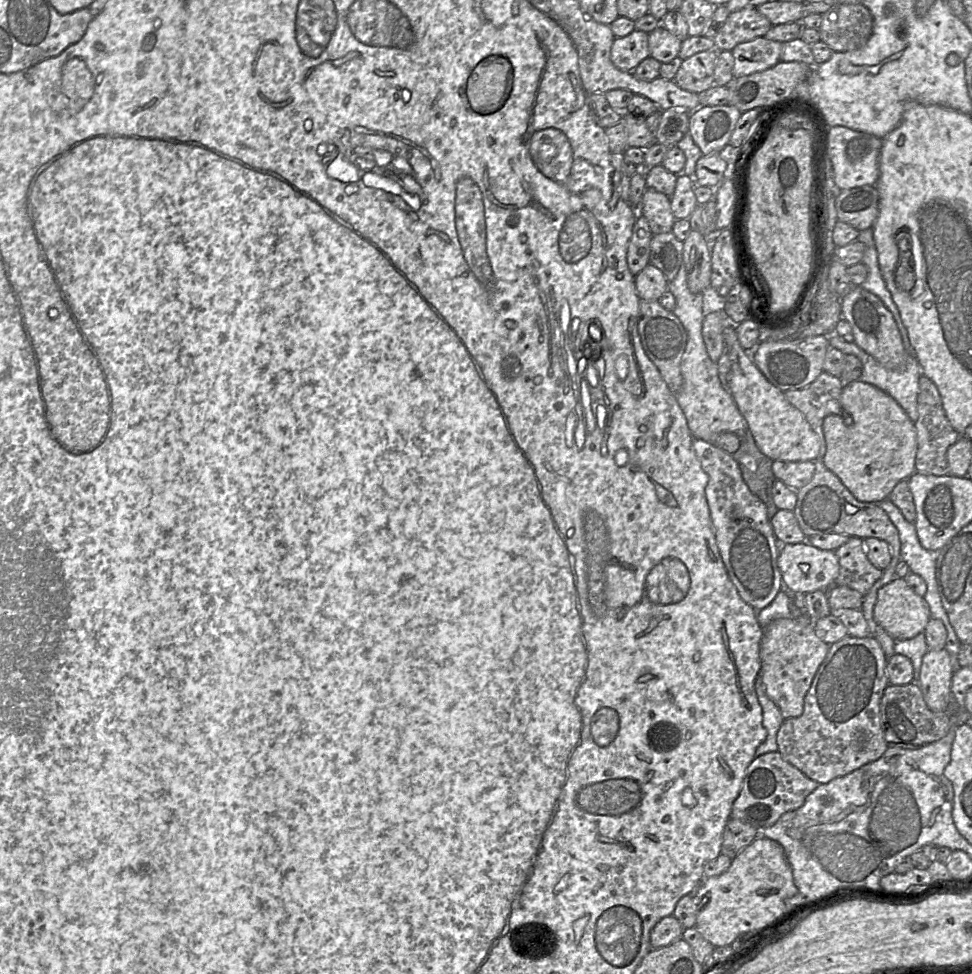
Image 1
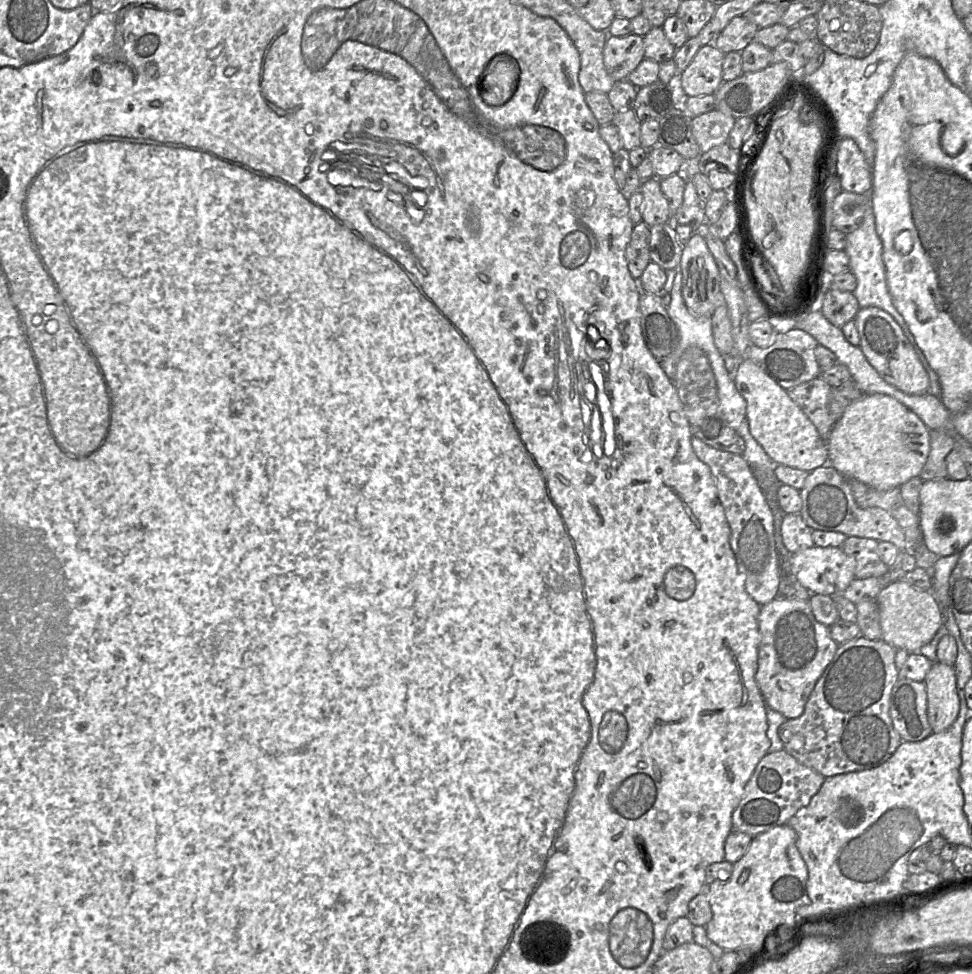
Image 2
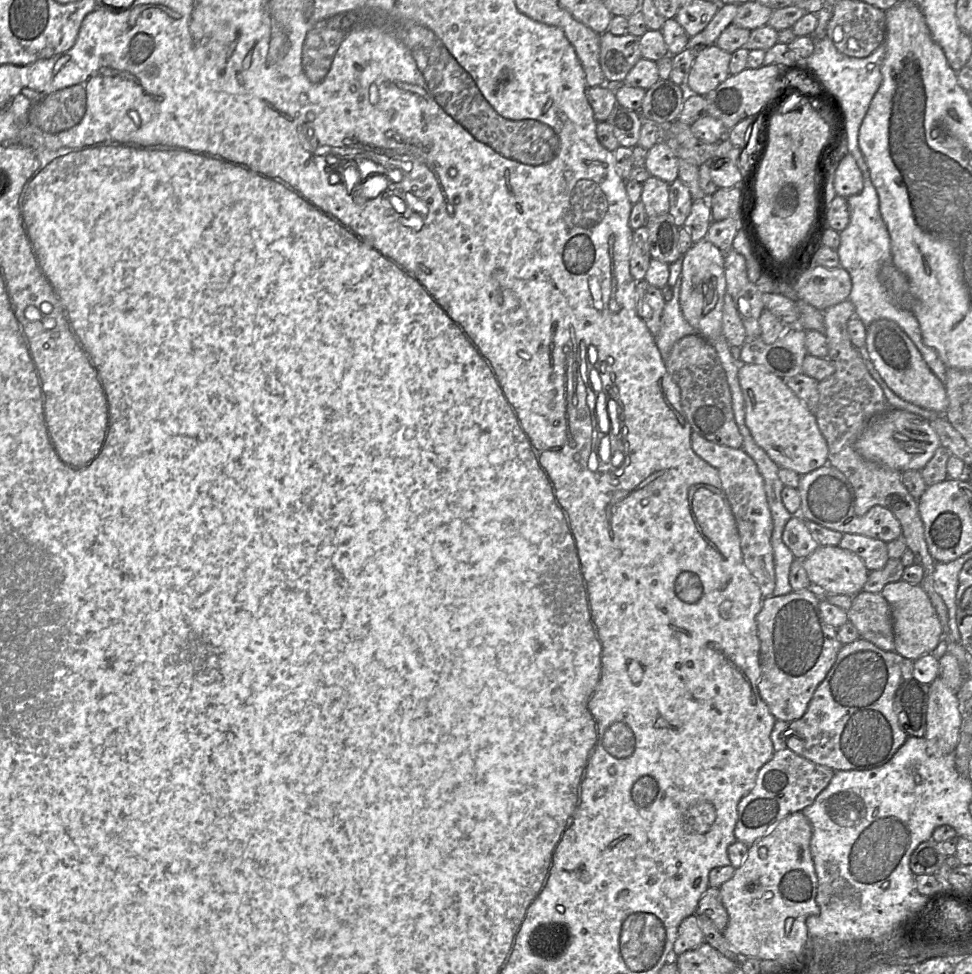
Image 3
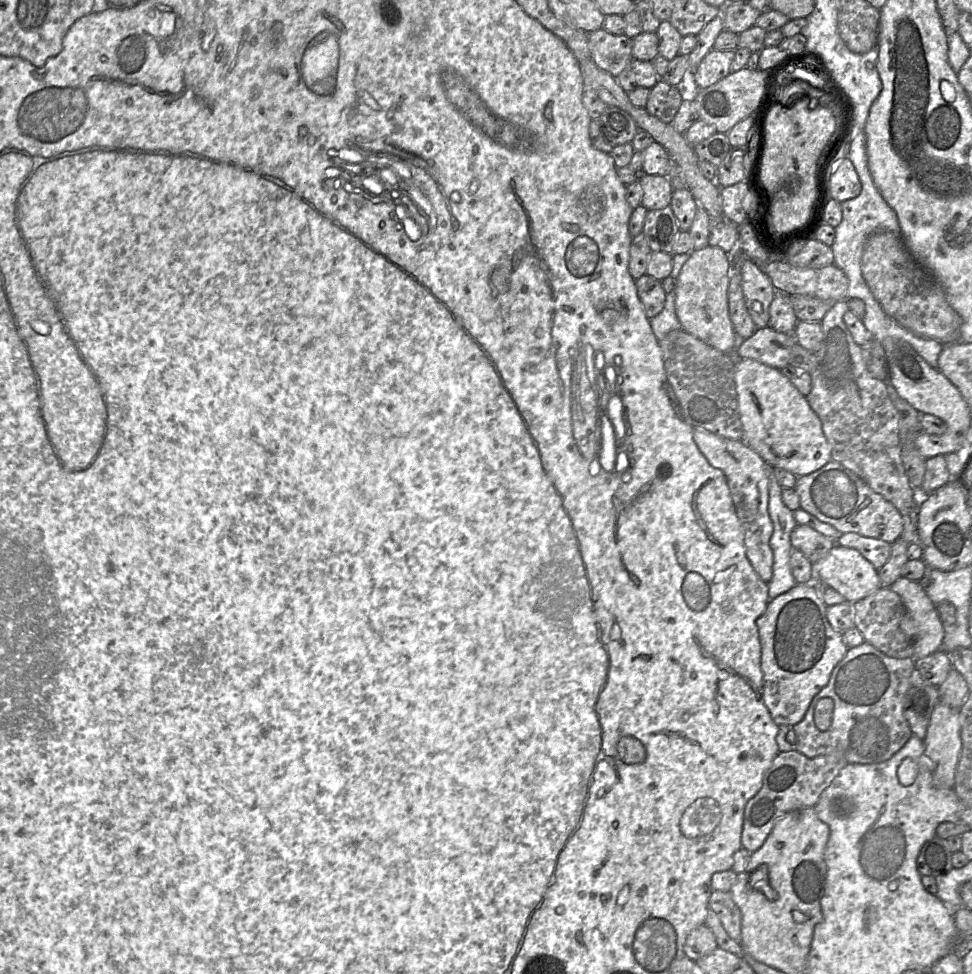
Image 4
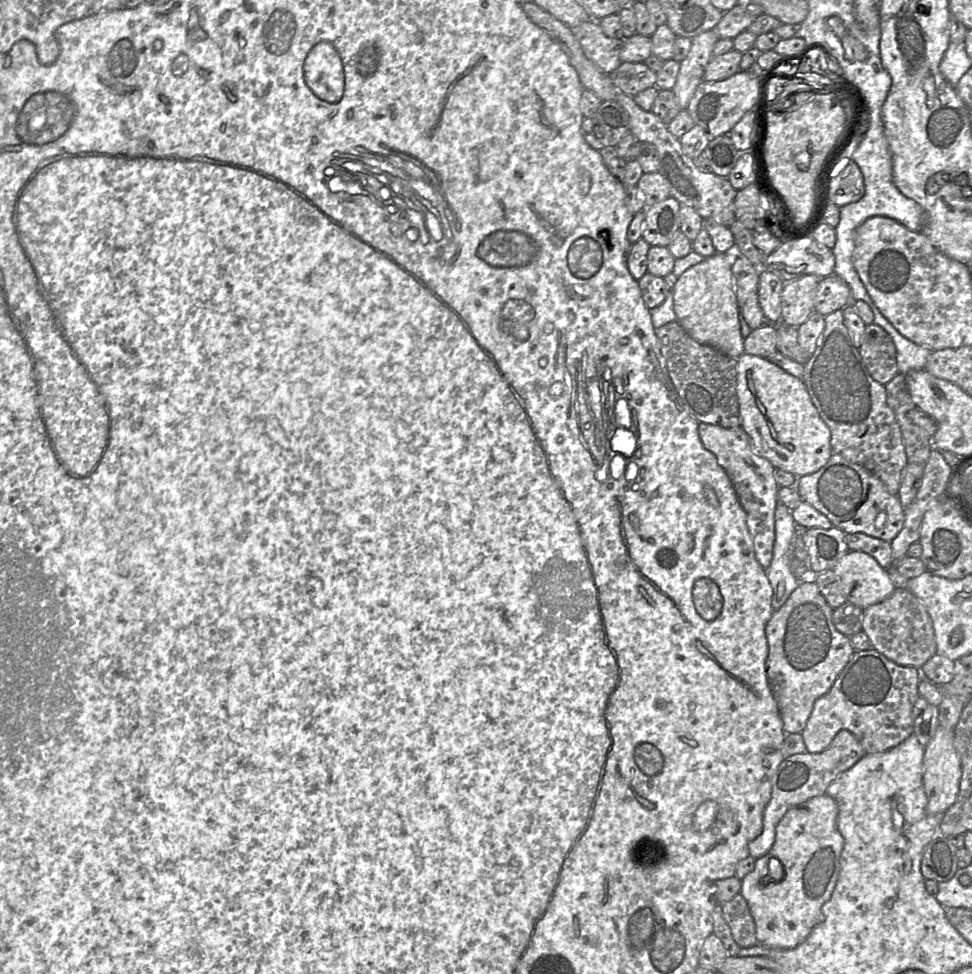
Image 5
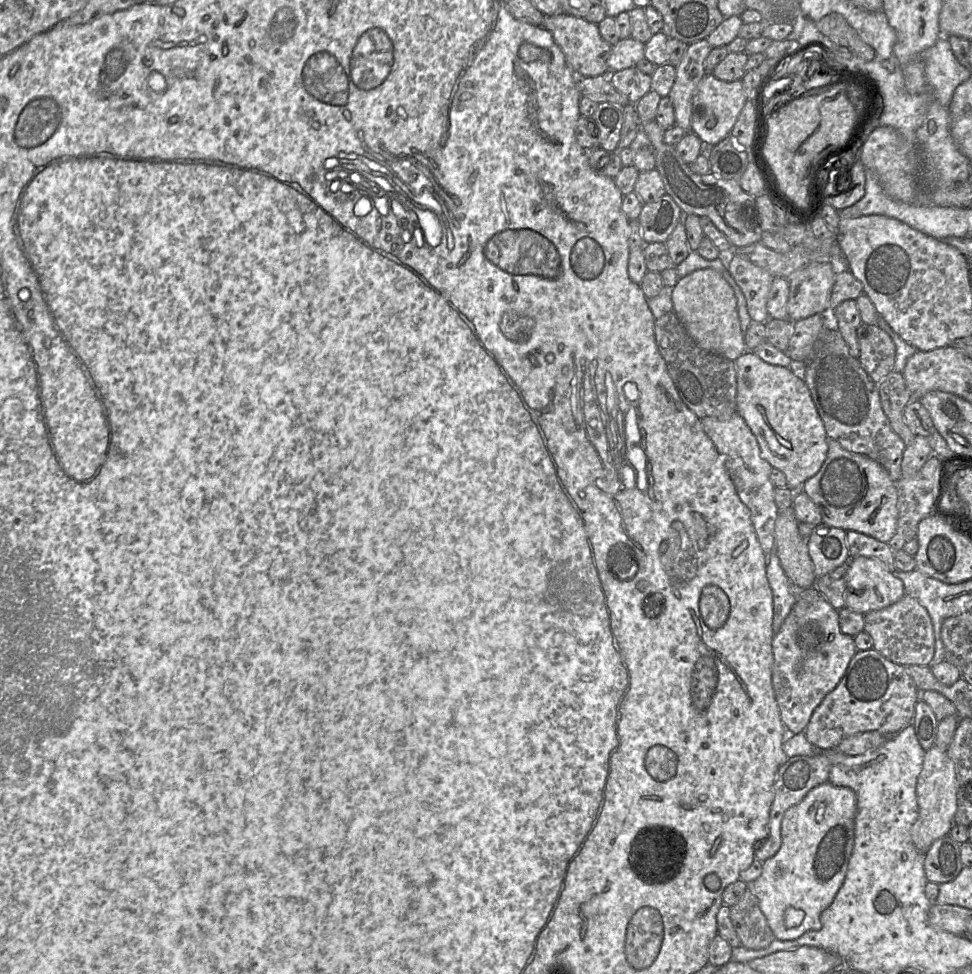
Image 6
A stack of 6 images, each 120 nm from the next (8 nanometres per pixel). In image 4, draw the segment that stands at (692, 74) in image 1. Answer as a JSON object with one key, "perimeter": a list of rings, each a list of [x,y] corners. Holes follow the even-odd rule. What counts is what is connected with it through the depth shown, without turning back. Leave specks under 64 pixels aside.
{"perimeter":[[[712,49],[700,62],[693,74],[691,88],[704,89],[720,81],[731,73],[735,51]]]}

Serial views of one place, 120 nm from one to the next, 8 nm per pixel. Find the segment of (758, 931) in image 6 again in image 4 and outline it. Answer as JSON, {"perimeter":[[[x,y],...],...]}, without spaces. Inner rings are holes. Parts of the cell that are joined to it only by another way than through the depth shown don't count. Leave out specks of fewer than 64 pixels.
{"perimeter":[[[713,890],[708,906],[718,915],[728,936],[740,943],[741,912],[733,901],[730,891]]]}

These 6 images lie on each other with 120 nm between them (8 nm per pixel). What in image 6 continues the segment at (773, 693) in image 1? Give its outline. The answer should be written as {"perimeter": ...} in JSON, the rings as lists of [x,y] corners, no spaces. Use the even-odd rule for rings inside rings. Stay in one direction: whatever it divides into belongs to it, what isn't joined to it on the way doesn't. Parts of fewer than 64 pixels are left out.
{"perimeter":[[[816,586],[796,589],[795,598],[790,613],[772,641],[772,685],[787,735],[804,732],[814,710],[839,684],[858,651],[854,638],[840,628],[839,611]]]}

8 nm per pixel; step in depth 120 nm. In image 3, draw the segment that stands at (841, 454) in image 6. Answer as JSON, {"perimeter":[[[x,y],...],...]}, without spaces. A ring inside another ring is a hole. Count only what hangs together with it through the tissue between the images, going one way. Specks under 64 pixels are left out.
{"perimeter":[[[826,464],[800,477],[797,487],[801,499],[800,513],[803,519],[815,522],[842,534],[859,534],[873,539],[891,542],[902,536],[902,527],[895,515],[885,507],[875,505],[859,516],[855,513],[855,492],[846,476],[830,464]]]}

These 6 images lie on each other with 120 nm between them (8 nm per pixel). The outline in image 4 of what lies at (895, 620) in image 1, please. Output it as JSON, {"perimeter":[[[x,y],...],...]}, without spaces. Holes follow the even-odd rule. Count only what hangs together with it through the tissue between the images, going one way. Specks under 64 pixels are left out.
{"perimeter":[[[900,577],[889,588],[901,597],[906,608],[900,628],[913,641],[912,658],[921,659],[940,650],[944,628],[936,605],[921,583]]]}

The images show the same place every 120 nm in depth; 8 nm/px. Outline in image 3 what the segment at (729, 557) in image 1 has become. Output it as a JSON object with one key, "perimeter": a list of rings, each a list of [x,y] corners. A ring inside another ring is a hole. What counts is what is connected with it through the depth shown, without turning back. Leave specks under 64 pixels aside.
{"perimeter":[[[696,432],[691,433],[693,451],[718,470],[722,488],[735,517],[740,536],[744,563],[756,580],[763,598],[774,596],[775,564],[771,544],[773,521],[764,490],[764,481],[755,461],[742,449],[735,449],[708,441]]]}

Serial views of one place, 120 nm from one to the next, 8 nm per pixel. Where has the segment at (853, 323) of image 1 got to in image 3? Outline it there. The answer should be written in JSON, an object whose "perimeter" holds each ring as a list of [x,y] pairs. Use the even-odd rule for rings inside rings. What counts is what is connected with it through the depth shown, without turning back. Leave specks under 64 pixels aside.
{"perimeter":[[[880,319],[866,328],[865,353],[895,394],[912,404],[945,415],[949,406],[945,384],[931,371],[913,341],[894,321]]]}

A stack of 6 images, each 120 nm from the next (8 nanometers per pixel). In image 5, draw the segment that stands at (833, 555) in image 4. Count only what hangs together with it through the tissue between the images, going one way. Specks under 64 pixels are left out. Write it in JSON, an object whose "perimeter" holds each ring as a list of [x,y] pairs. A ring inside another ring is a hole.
{"perimeter":[[[849,550],[833,571],[840,579],[847,600],[862,609],[882,602],[897,588],[897,578],[881,567],[871,555],[862,551]]]}

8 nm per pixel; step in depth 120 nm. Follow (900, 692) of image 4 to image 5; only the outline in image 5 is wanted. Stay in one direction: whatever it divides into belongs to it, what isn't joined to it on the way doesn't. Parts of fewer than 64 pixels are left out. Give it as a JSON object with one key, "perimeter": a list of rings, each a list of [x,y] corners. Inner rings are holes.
{"perimeter":[[[876,649],[855,651],[830,690],[819,697],[801,732],[807,752],[826,749],[840,730],[848,730],[860,742],[866,754],[886,752],[913,733],[913,707],[920,697],[921,671],[901,666]]]}

